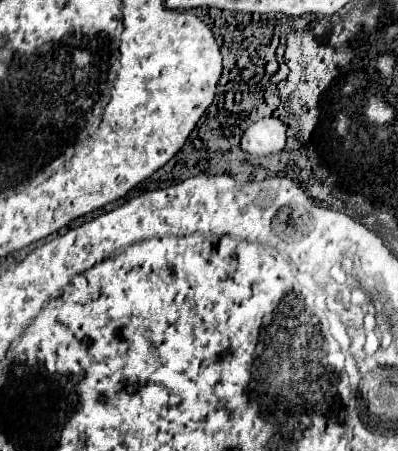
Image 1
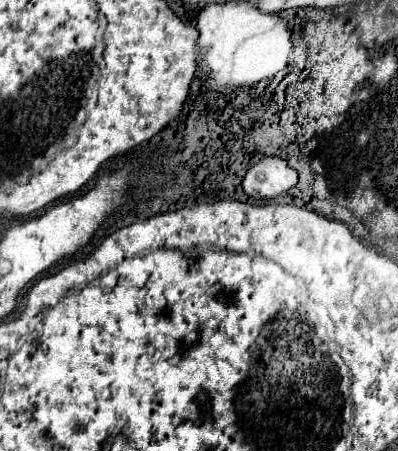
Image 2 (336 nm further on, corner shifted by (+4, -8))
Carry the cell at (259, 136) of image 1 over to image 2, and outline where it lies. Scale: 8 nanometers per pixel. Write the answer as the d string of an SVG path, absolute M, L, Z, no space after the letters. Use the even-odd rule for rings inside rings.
M265 156L257 164L253 164L243 178L243 190L257 200L275 198L295 184L297 172L289 168L287 160L279 156Z

